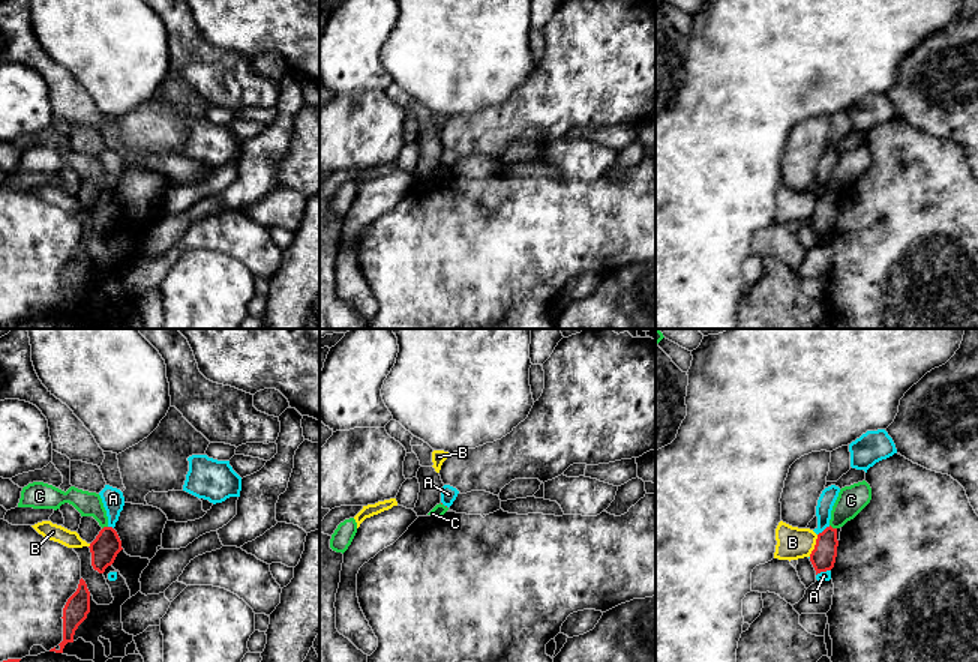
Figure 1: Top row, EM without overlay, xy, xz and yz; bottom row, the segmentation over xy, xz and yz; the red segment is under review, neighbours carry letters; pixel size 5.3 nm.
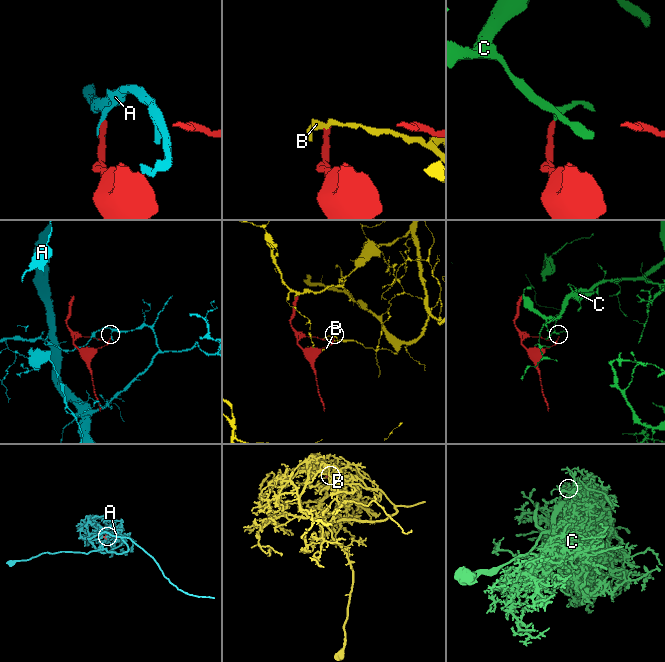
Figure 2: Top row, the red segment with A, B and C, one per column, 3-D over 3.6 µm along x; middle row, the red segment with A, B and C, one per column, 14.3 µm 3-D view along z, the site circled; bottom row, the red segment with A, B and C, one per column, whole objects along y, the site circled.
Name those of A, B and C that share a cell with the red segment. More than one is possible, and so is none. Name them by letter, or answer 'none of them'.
none of them

